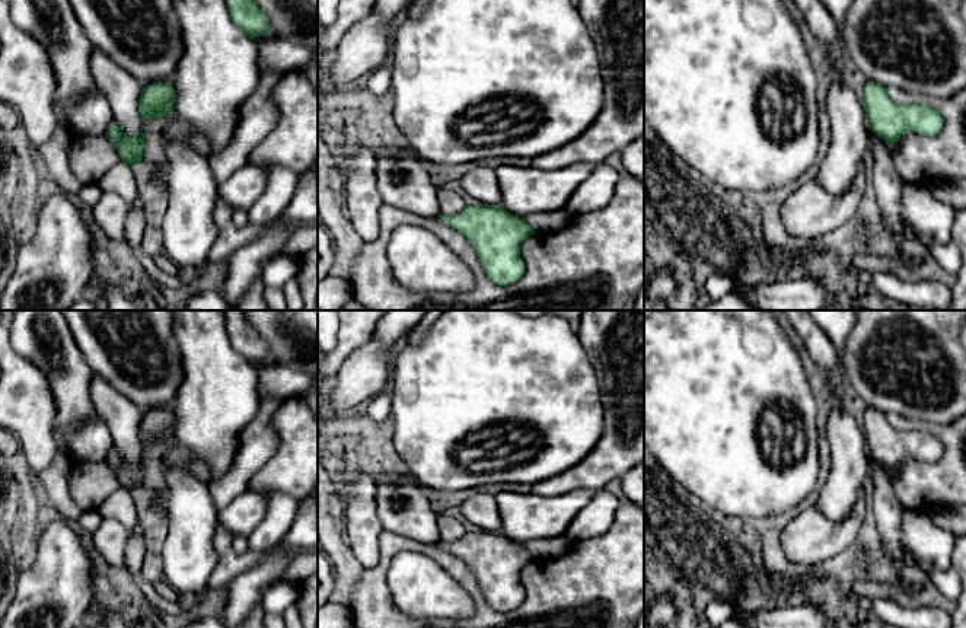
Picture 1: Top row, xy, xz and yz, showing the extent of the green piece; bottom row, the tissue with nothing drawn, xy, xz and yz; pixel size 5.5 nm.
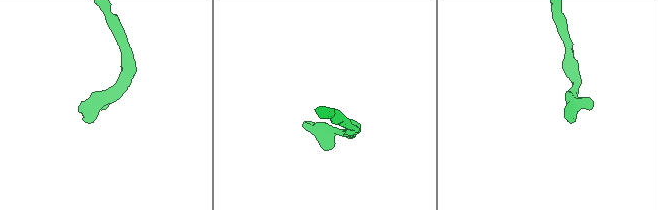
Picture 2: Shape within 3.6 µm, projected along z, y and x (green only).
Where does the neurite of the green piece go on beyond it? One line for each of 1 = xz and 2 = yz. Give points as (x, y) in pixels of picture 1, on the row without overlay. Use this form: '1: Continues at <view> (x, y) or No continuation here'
1: No continuation here
2: No continuation here

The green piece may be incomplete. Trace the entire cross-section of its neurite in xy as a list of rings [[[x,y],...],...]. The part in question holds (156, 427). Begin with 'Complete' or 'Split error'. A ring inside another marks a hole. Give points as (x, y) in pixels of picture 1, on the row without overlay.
Complete. [[[156,408],[147,411],[138,425],[138,440],[141,444],[141,456],[136,462],[124,460],[119,453],[111,447],[105,458],[105,463],[117,475],[121,488],[131,492],[143,487],[144,460],[143,450],[149,444],[163,444],[175,440],[175,415],[172,409]]]

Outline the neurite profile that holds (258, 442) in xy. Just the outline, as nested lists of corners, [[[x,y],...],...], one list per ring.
[[[259,396],[259,409],[239,436],[239,450],[230,469],[208,485],[210,495],[220,511],[230,500],[248,490],[251,478],[278,449],[278,436],[271,424],[280,399]]]

